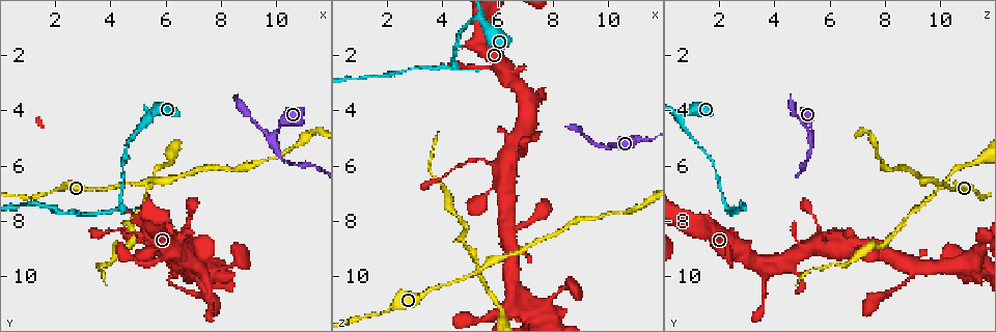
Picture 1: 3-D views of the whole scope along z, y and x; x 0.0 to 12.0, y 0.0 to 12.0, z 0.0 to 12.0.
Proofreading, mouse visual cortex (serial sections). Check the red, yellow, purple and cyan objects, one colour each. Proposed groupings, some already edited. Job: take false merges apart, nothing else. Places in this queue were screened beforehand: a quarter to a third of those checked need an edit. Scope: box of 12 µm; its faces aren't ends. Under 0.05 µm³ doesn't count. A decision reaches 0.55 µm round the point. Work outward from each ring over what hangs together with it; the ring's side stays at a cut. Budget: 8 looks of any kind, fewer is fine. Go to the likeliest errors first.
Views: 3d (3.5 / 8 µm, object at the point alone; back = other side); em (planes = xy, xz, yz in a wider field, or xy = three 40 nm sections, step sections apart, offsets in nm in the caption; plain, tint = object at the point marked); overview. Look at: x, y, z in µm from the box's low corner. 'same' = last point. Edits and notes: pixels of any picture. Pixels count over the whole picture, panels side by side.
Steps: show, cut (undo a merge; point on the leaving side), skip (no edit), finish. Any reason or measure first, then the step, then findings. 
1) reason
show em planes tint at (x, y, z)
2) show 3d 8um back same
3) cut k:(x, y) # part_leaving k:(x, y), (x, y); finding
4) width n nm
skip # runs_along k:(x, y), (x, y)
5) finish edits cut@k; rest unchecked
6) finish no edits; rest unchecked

four arms meet
show 3d 3.5um back at (5.0, 6.7, 9.9)

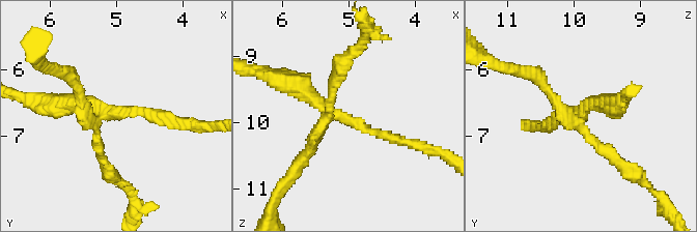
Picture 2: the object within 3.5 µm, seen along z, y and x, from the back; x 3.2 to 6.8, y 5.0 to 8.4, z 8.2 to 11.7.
arms 4; arm_widths 150, 150, 150, 250 nm
show em xy step 1 tint at (5.10, 6.65, 9.90)

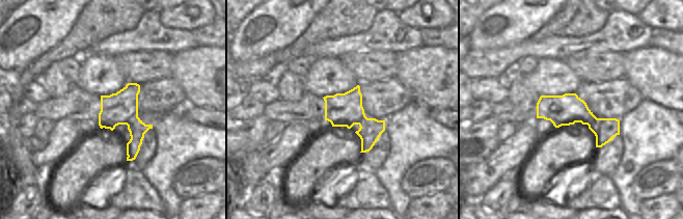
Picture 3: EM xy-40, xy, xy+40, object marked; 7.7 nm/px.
show em xy step 5 tint same

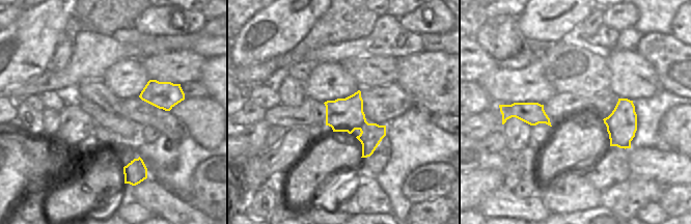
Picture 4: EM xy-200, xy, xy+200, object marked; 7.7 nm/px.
cut 2:(101, 153) # border 4:(366, 121), (355, 129); a second cell is stuck on

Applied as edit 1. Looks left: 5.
show overview

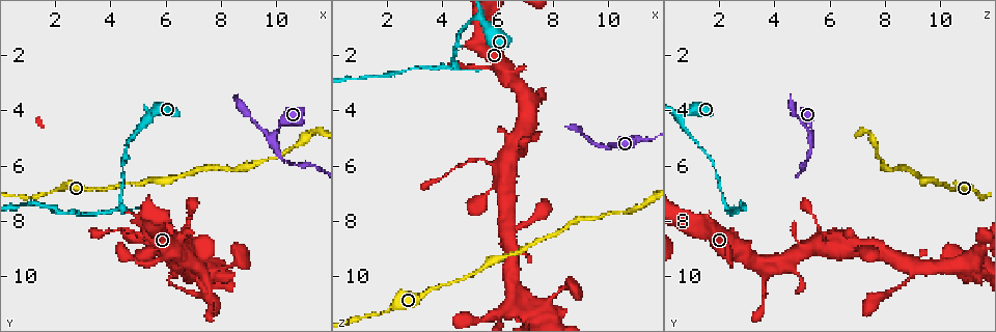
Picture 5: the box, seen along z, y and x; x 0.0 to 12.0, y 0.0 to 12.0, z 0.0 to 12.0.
three arms meet
show 3d 3.5um at (9.8, 4.8, 5.2)

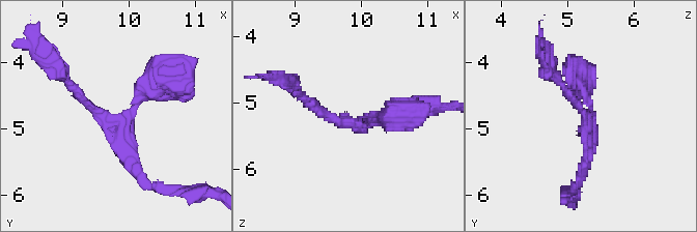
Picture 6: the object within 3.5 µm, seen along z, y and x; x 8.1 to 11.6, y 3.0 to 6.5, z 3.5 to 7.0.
arms 3; arm_widths 150, 200, 350 nm
show em xy step 2 tint at (9.80, 4.85, 5.30)

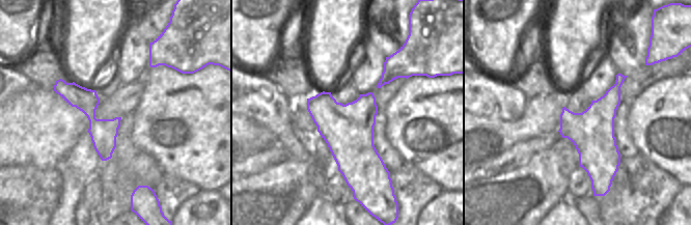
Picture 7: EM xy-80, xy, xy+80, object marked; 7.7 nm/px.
cut it another way
show em xy step 5 tint same

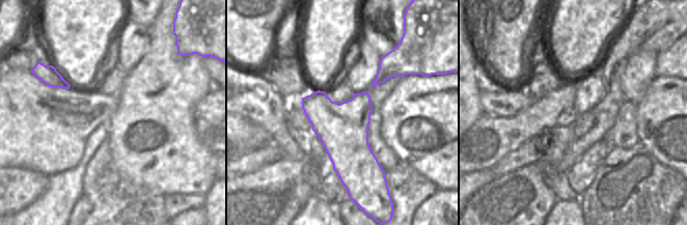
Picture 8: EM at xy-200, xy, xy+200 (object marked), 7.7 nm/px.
skip # runs_along 6:(397, 117), (339, 122), (298, 93); one cell here

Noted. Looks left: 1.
finish edits cut@2; rest unchecked

